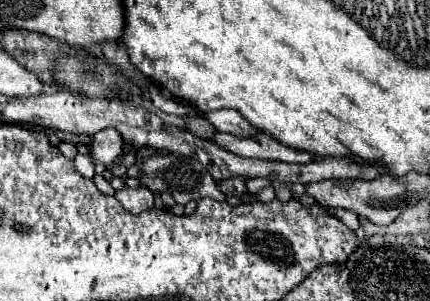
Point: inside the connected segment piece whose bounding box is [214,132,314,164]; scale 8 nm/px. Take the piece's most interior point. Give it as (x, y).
(265, 147)

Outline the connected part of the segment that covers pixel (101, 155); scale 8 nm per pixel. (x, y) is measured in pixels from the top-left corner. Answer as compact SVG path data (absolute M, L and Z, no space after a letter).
M110 128L100 130L92 136L92 144L88 146L88 150L94 164L108 166L122 152L122 136Z

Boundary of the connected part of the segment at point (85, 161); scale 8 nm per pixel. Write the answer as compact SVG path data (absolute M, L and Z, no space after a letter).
M78 154L78 156L74 158L74 164L76 164L76 170L78 170L82 176L86 176L86 178L94 178L94 164L90 162L88 156Z

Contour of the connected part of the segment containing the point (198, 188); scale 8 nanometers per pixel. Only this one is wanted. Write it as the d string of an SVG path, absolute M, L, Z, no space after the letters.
M154 152L152 156L148 156L146 160L142 160L138 164L138 168L142 170L138 180L142 188L148 188L156 194L164 194L170 192L170 196L178 202L178 204L186 204L190 200L200 202L206 196L212 196L218 202L224 202L226 196L218 190L218 184L214 182L214 178L202 170L202 168L194 168L194 160L182 156L182 154L174 154L174 152Z

